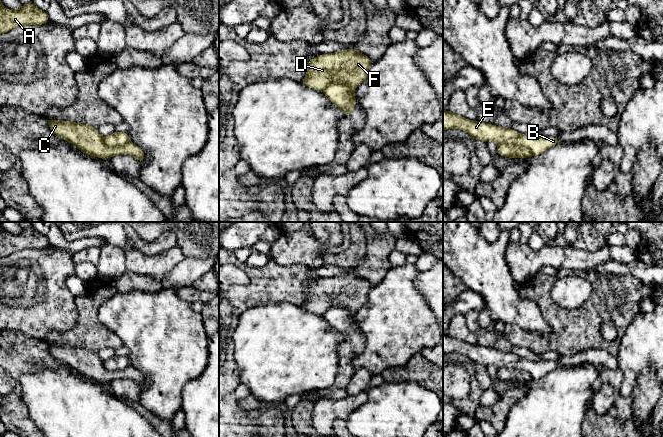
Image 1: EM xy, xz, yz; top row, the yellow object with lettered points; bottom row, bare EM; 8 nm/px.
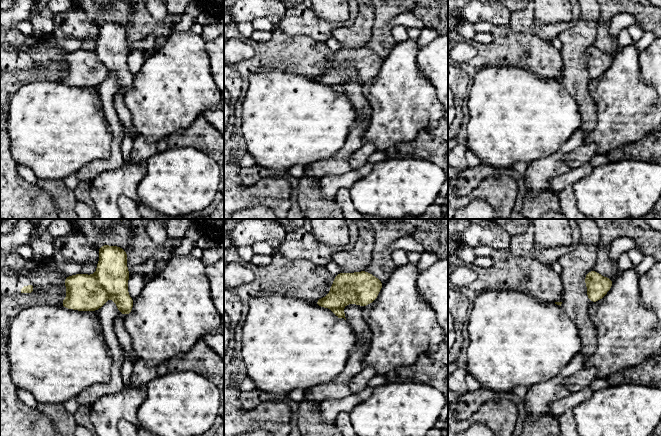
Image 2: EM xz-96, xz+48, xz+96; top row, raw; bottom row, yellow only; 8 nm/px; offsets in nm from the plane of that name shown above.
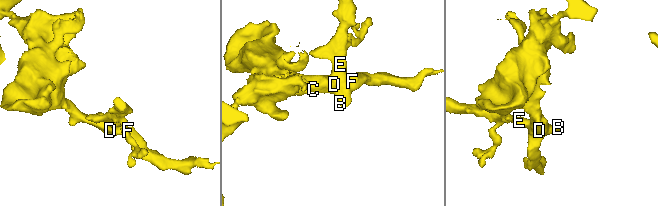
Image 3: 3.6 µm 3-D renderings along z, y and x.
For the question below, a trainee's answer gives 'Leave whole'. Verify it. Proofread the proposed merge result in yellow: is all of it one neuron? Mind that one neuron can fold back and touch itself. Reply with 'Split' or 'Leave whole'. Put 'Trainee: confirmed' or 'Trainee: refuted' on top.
Trainee: refuted
Split

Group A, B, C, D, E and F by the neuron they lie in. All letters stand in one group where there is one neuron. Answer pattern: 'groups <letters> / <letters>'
groups A C D F / B E

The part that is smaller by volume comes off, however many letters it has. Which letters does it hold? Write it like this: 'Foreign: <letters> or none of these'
Foreign: A, C, D, F

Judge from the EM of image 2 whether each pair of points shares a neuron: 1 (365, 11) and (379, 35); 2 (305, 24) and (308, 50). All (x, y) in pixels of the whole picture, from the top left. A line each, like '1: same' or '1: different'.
1: different
2: different

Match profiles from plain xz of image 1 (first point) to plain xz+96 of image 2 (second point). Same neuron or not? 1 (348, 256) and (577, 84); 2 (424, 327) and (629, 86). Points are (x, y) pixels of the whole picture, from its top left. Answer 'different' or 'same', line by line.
1: same
2: same

